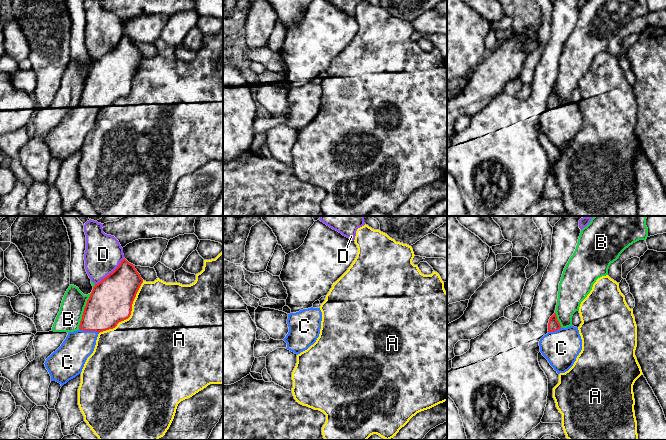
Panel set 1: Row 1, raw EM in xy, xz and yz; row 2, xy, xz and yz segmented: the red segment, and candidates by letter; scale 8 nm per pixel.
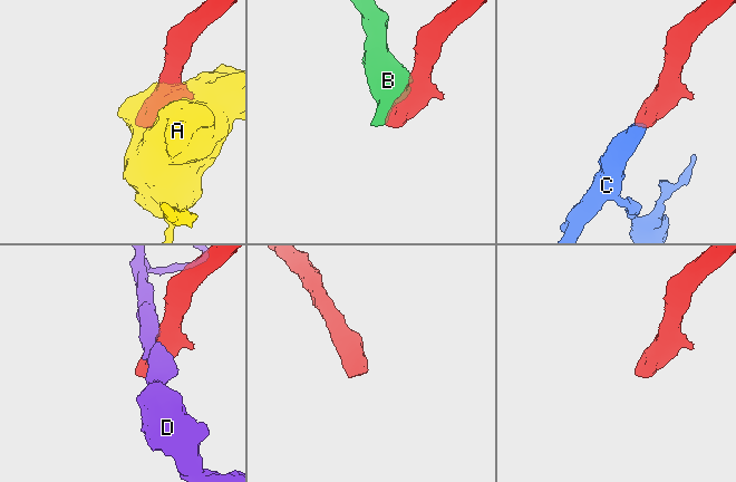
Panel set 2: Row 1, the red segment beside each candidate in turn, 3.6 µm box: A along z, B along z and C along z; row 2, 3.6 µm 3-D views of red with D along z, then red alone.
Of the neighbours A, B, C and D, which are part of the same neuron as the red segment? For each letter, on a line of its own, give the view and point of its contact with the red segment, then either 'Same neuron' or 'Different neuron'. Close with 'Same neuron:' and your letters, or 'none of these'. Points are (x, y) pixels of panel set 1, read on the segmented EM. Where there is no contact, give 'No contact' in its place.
A: Touches red at xy (130, 313). Different neuron
B: Touches red at xy (84, 311). Different neuron
C: Touches red at xy (89, 330). Same neuron
D: Touches red at xy (110, 273). Different neuron
Same neuron: C

